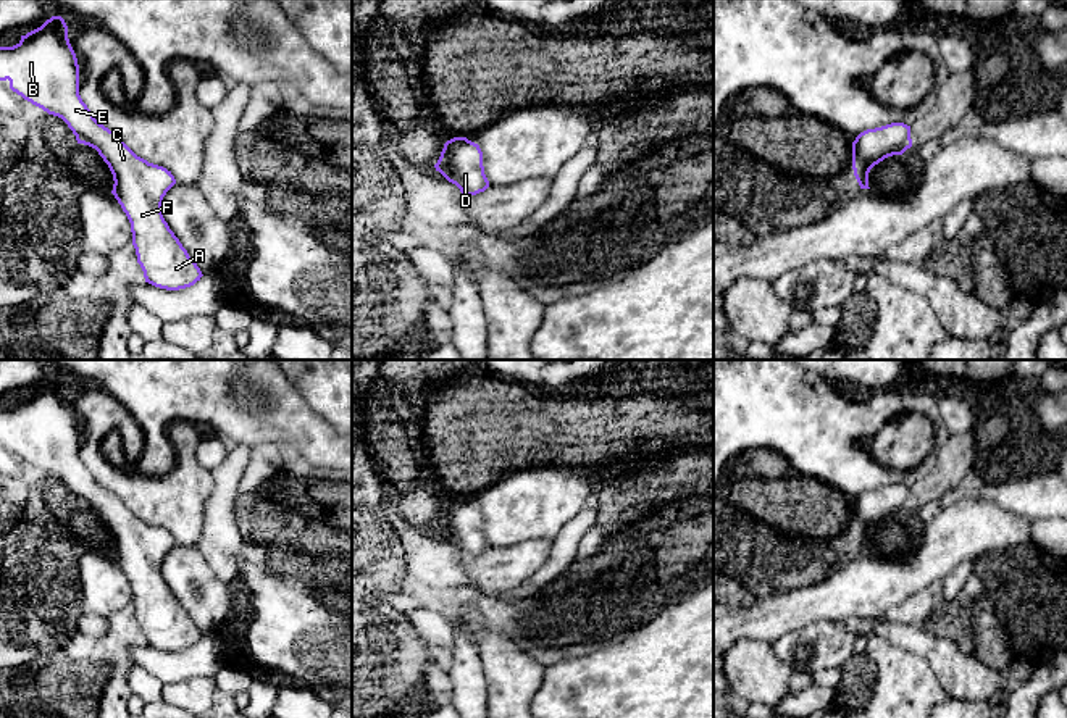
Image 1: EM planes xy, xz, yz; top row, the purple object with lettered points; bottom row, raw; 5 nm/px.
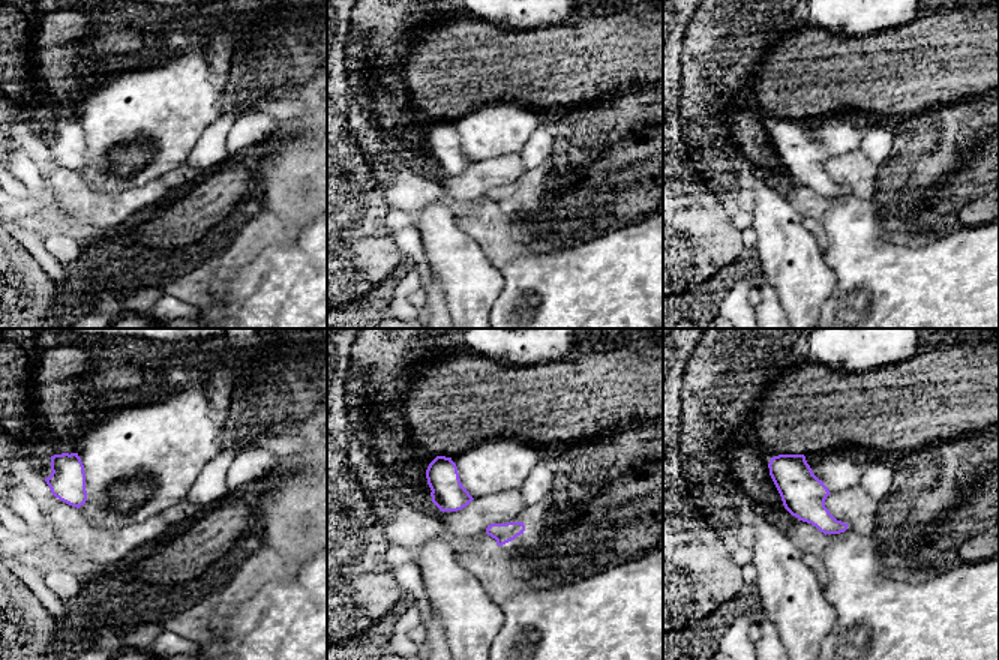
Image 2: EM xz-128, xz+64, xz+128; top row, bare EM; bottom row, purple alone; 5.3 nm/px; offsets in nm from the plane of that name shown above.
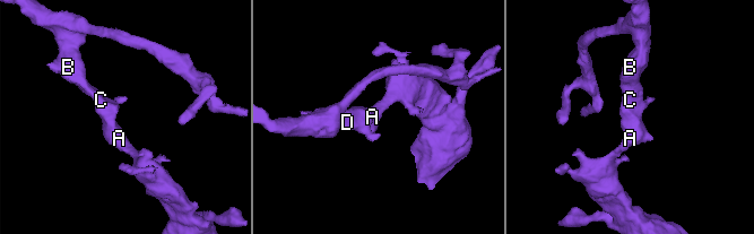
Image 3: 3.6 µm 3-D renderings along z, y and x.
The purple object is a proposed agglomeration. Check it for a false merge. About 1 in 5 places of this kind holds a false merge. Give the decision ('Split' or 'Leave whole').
Leave whole

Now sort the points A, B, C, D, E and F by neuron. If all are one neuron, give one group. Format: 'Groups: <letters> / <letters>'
Groups: A B C D E F

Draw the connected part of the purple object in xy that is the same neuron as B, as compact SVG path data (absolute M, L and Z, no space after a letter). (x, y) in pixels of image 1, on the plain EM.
M52 378L40 389L21 397L13 408L0 408L0 442L10 442L10 450L48 476L61 479L76 497L77 505L98 513L113 536L111 555L131 584L132 607L145 644L179 652L194 647L203 637L179 600L169 591L161 574L166 553L176 545L163 528L137 518L113 492L100 486L79 457L79 426L68 400L68 387L61 378Z

